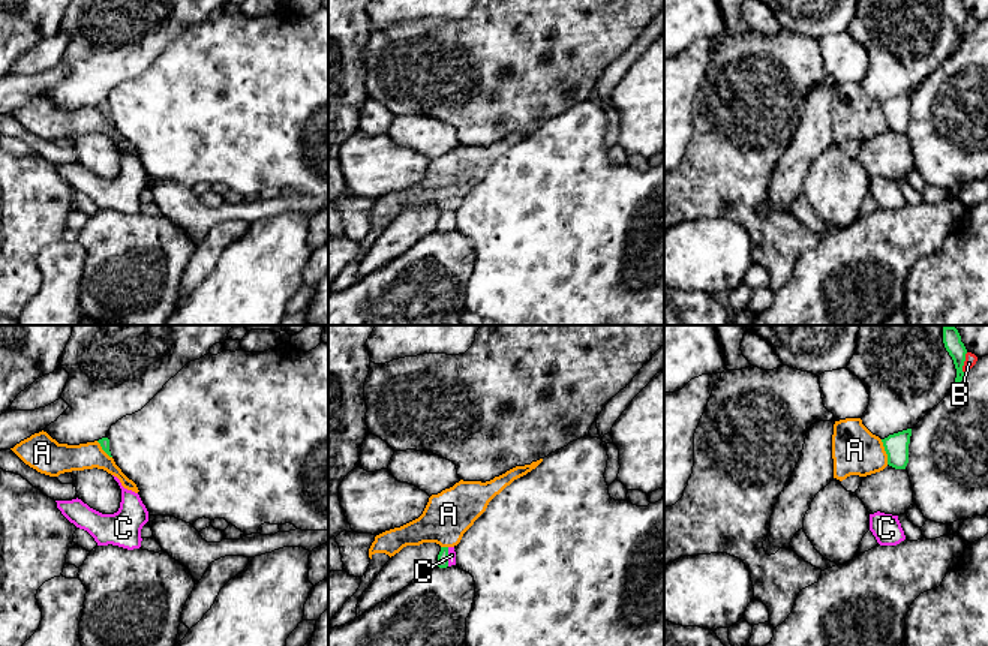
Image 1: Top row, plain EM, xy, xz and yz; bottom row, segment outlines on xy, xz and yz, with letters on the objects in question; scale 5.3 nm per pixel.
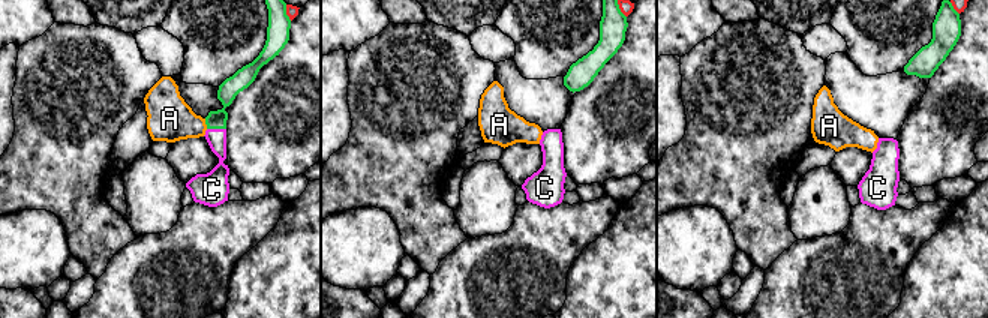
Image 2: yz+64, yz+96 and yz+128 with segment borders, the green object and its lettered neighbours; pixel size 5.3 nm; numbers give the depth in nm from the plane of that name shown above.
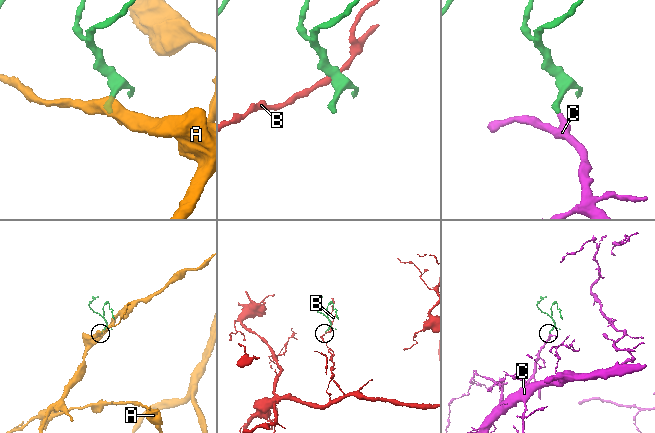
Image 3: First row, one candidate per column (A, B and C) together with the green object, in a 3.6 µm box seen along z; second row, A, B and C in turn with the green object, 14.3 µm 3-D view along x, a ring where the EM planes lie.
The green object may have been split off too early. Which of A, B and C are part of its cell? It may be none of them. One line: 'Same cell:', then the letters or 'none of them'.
Same cell: C

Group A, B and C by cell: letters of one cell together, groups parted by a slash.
A / B / C

